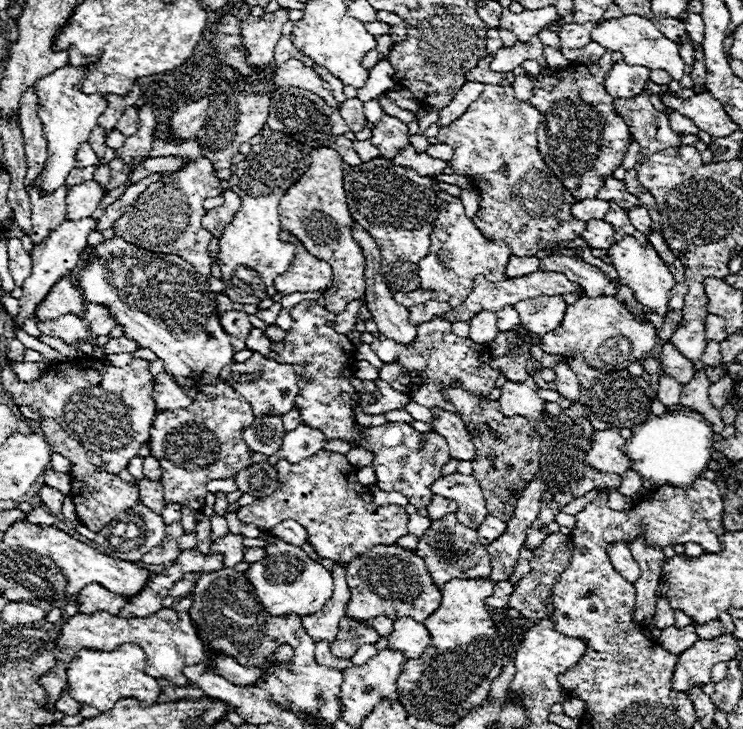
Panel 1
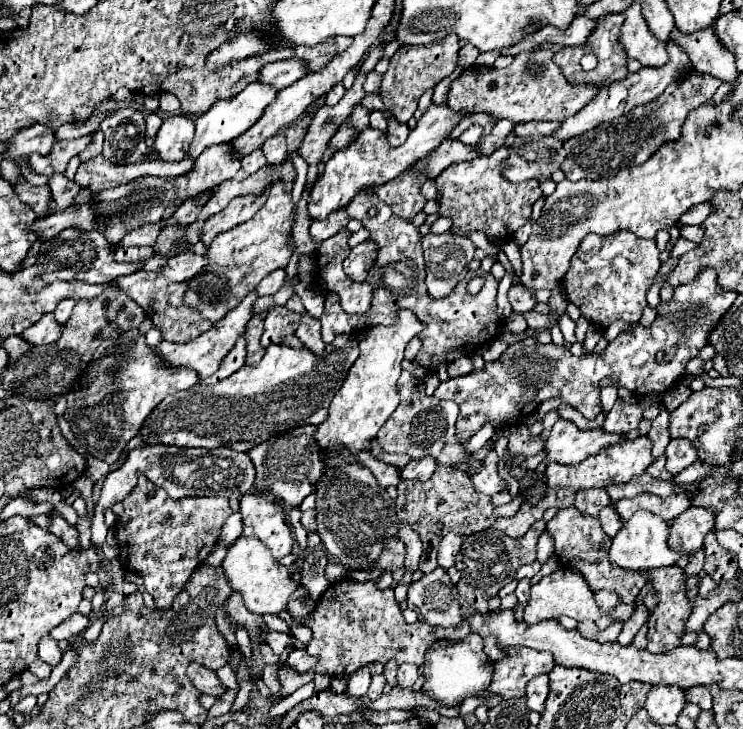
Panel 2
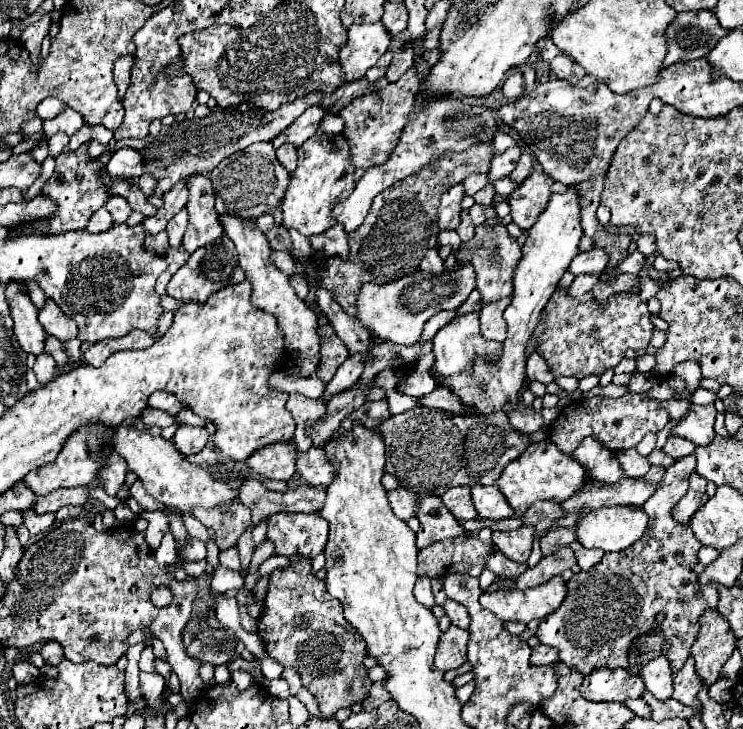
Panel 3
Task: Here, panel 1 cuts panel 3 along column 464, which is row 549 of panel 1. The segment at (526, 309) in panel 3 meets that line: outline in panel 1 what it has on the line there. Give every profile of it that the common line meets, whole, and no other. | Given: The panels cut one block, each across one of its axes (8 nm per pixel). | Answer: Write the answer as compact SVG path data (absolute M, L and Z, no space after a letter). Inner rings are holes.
M396 544L376 546L372 552L358 556L346 564L346 580L350 588L350 602L346 614L356 620L370 620L376 616L388 616L398 620L410 616L414 620L426 620L440 608L442 594L440 588L428 578L424 560L410 550Z

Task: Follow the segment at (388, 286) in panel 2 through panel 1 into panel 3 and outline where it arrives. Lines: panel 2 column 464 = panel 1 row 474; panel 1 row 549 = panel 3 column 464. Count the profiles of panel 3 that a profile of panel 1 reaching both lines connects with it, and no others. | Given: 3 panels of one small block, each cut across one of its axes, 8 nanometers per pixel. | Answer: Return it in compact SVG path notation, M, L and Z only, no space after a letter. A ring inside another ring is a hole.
M478 314L456 316L450 324L440 328L438 334L434 336L432 354L434 354L432 374L438 376L438 378L450 378L450 376L456 376L458 372L466 372L466 370L474 368L476 358L486 358L488 362L494 362L502 354L502 344L482 338L480 324L478 324Z

